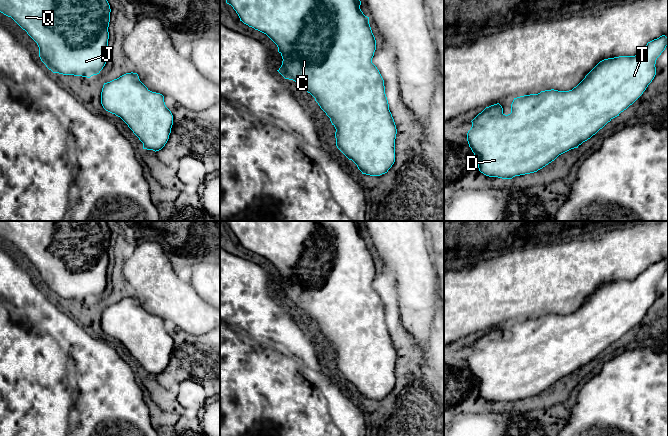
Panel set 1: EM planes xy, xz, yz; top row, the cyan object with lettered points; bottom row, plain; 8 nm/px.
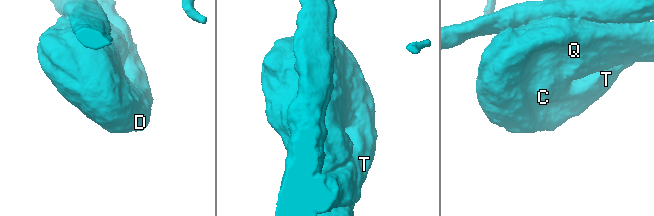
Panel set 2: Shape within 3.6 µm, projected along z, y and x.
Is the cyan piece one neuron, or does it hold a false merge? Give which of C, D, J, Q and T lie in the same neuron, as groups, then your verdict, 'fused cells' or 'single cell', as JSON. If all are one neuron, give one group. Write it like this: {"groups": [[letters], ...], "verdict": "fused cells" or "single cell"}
{"groups": [["C", "D", "J", "Q", "T"]], "verdict": "single cell"}

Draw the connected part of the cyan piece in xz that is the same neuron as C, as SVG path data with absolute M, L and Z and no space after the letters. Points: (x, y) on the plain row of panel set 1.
M225 221L240 245L266 258L278 271L282 289L277 294L285 303L293 304L310 317L335 351L337 372L362 396L380 400L395 386L396 349L389 334L384 304L372 287L376 264L369 241L360 233L358 221Z

